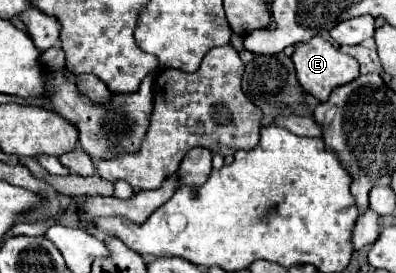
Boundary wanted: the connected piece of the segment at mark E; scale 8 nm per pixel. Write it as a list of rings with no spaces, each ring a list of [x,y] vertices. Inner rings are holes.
[[[312,37],[310,41],[306,43],[298,43],[296,45],[296,51],[292,55],[292,61],[296,65],[296,77],[302,85],[302,89],[310,95],[314,95],[316,99],[320,101],[326,101],[330,91],[348,83],[348,81],[354,81],[360,73],[358,73],[358,61],[350,55],[344,55],[340,53],[330,41],[326,41],[324,37]]]

